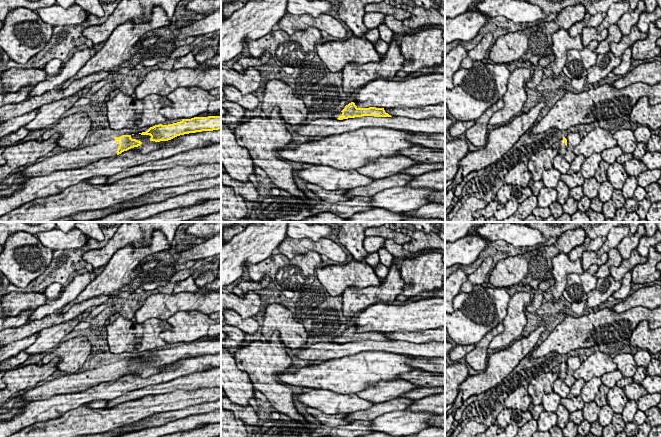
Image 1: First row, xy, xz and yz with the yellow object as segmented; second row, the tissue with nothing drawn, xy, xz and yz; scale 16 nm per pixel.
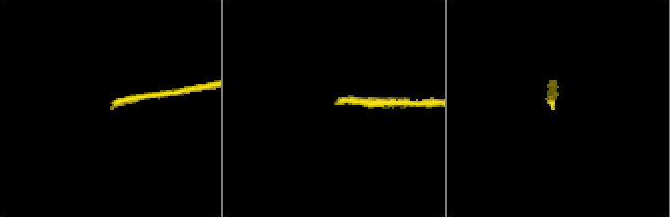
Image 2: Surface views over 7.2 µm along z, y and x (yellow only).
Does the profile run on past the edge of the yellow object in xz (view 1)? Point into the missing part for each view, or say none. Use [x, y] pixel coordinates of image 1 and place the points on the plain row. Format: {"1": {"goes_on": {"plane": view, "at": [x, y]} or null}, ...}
{"1": {"goes_on": {"plane": "xz", "at": [335, 340]}}}

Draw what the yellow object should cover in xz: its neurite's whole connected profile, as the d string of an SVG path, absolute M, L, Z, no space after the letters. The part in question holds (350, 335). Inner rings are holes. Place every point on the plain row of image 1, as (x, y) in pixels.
M351 326L348 329L346 329L341 336L334 338L331 342L343 344L362 340L392 341L391 339L385 336L384 332L358 332L354 326Z

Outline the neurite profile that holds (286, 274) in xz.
M317 252L295 255L293 259L281 253L272 254L256 264L246 263L246 272L250 280L259 282L268 275L275 289L299 293L303 286L314 282L316 269L321 267L322 261Z

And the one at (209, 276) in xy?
M208 270L202 273L198 278L195 279L195 284L199 290L203 290L208 283L211 283L215 280L216 273Z

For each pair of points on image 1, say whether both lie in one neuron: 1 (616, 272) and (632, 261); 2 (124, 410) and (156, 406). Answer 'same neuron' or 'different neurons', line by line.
1: same neuron
2: same neuron

